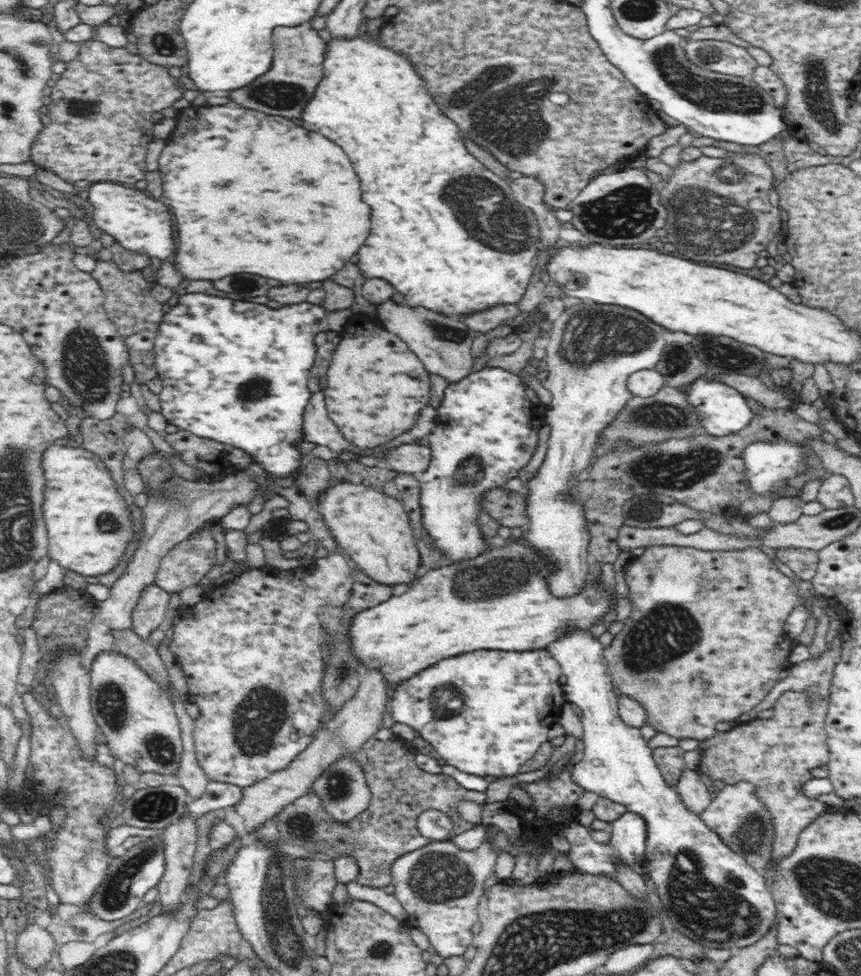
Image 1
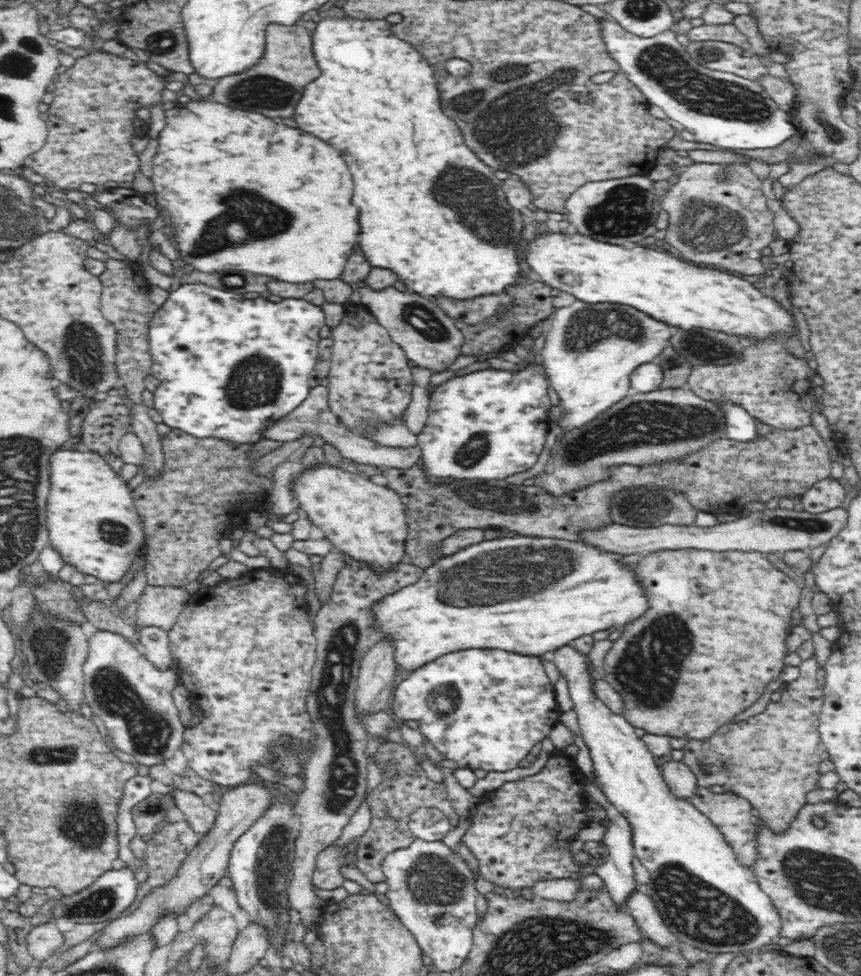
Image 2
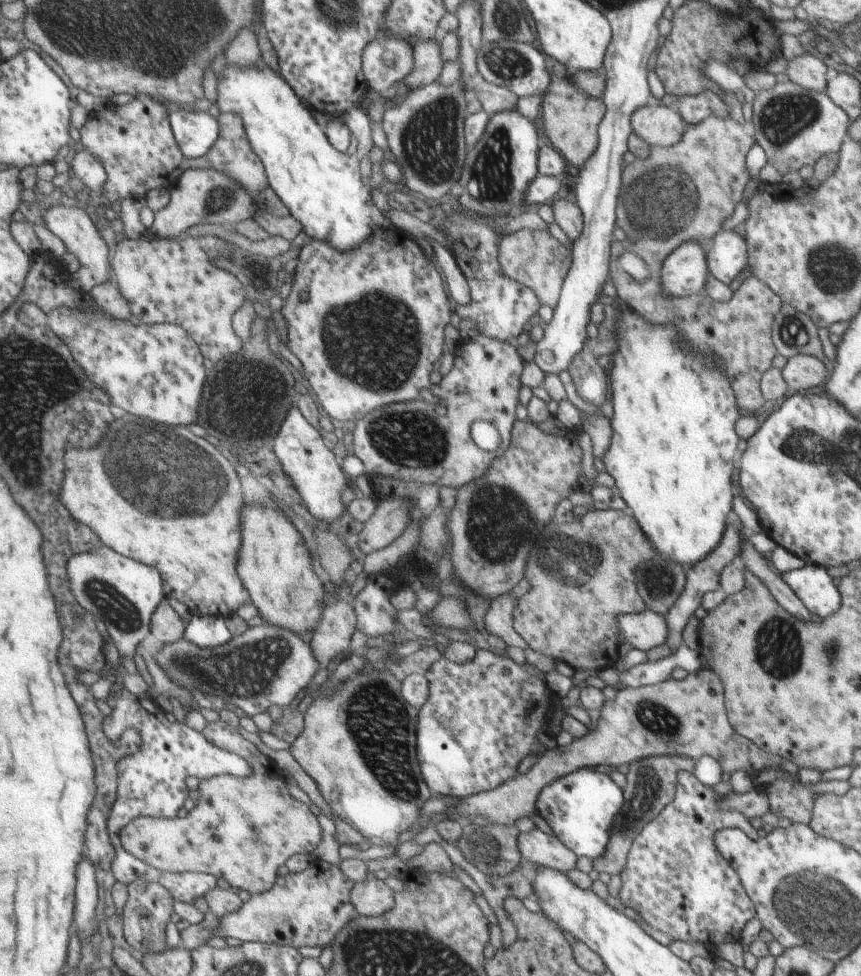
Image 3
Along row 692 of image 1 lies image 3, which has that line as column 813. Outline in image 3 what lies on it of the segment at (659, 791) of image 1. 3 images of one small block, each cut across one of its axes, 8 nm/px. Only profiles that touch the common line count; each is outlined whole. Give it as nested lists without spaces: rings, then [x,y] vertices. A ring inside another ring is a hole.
[[[806,563],[801,568],[779,574],[812,618],[824,619],[839,610],[839,594],[833,580],[819,566]]]

